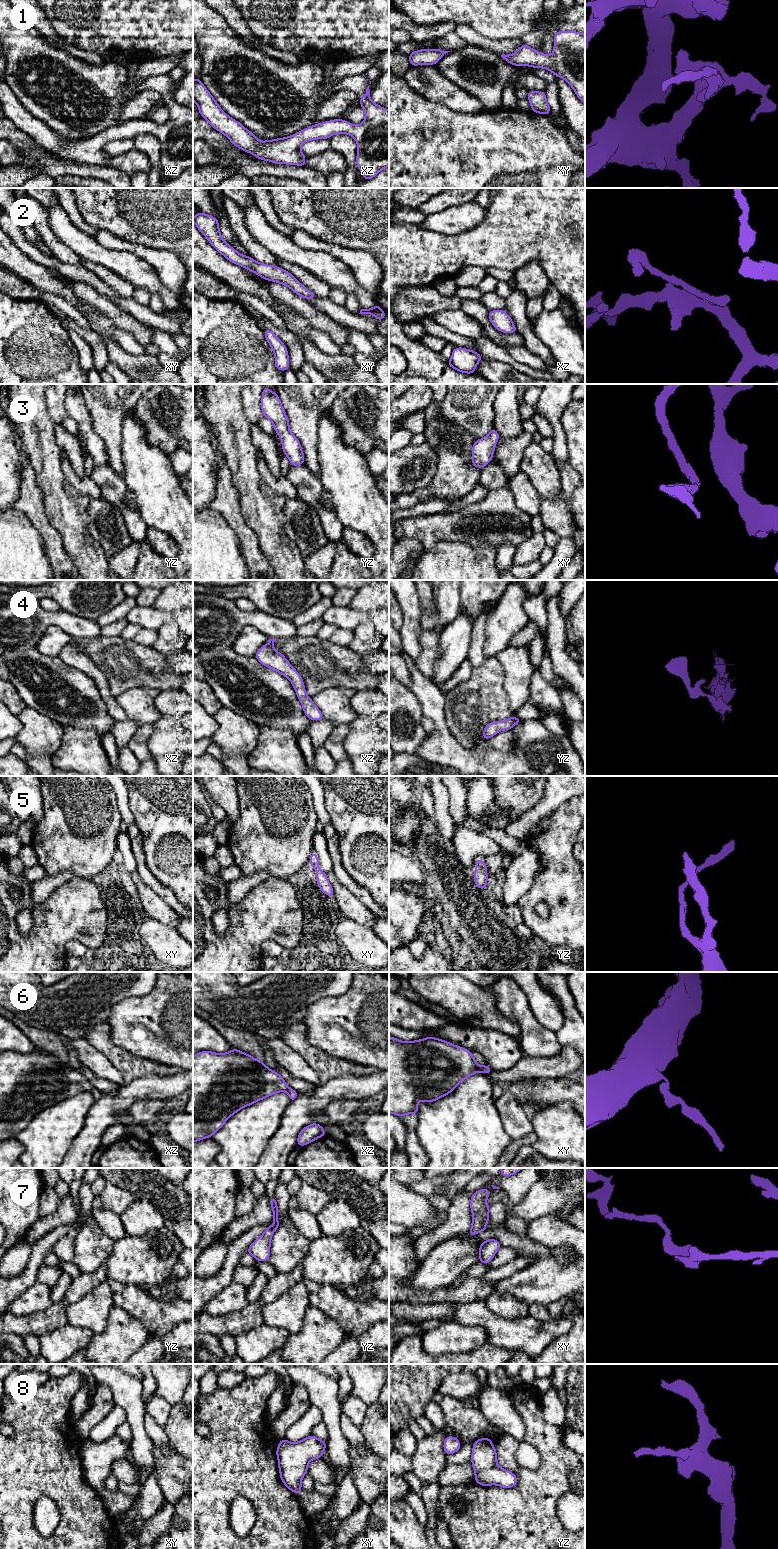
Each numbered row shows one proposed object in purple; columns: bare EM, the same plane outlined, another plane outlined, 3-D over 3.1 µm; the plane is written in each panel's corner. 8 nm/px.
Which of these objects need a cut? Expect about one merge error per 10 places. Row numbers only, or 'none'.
none

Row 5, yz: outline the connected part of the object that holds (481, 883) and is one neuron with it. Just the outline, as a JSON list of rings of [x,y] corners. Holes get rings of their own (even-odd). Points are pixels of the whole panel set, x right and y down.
[[[479,857],[476,859],[475,873],[473,876],[474,882],[479,889],[486,889],[487,887],[487,866],[484,861],[481,861]]]

